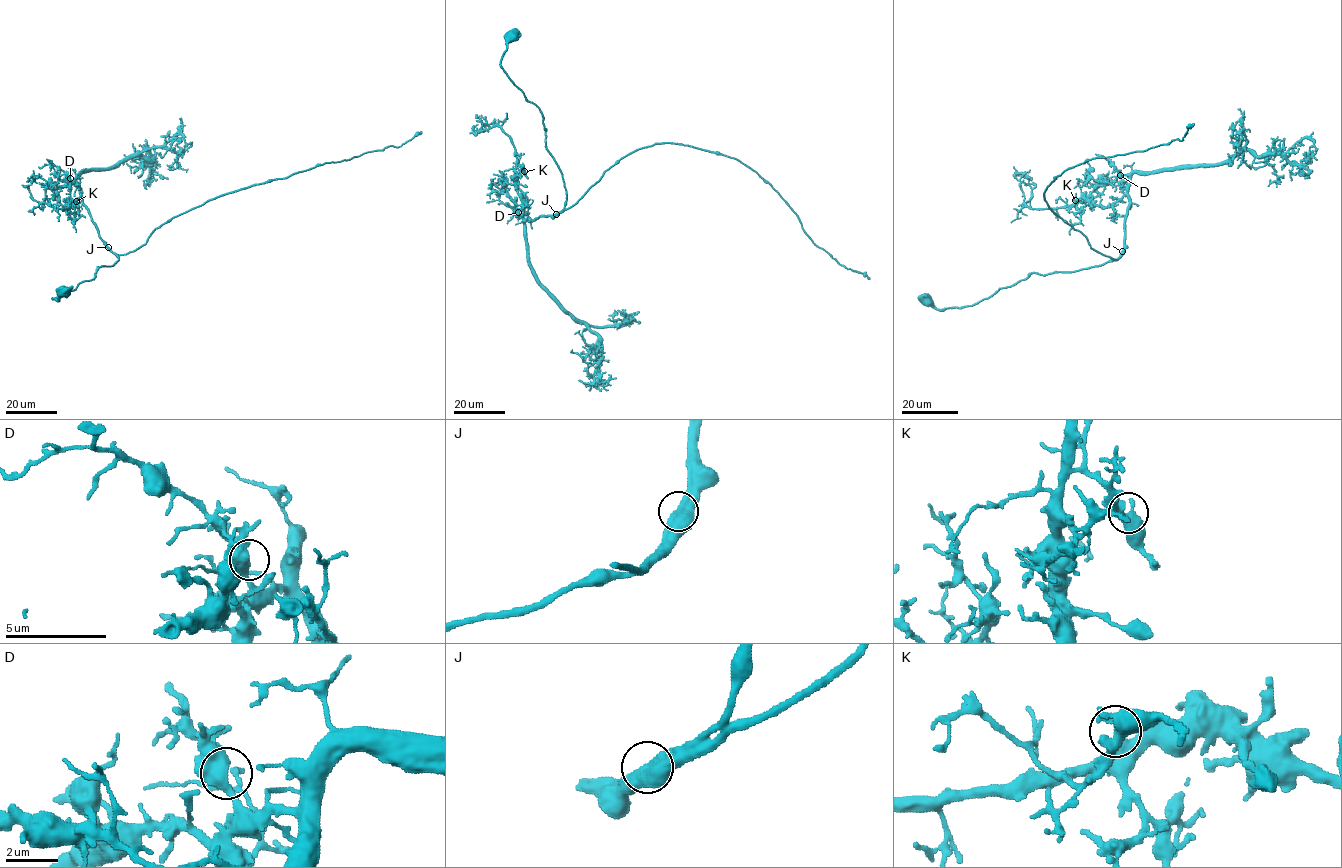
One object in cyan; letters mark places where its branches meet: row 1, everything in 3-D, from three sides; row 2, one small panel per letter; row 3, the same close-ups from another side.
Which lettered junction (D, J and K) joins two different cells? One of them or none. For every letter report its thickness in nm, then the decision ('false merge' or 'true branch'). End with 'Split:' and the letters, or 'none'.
D: 600 nm | true branch
J: 600 nm | true branch
K: 600 nm | true branch
Split: none

